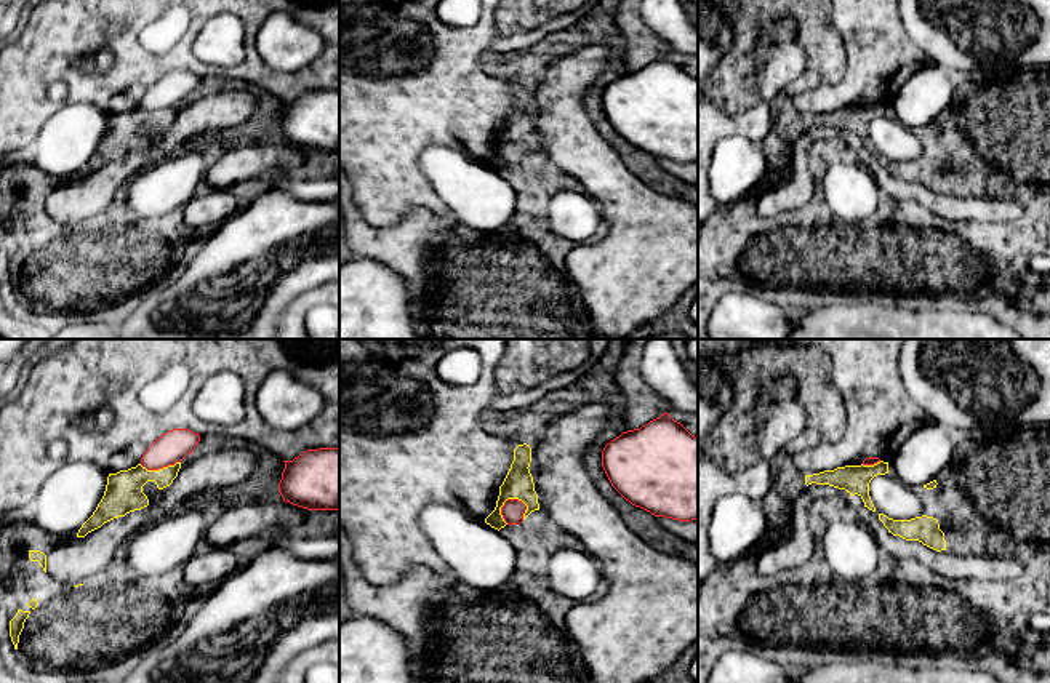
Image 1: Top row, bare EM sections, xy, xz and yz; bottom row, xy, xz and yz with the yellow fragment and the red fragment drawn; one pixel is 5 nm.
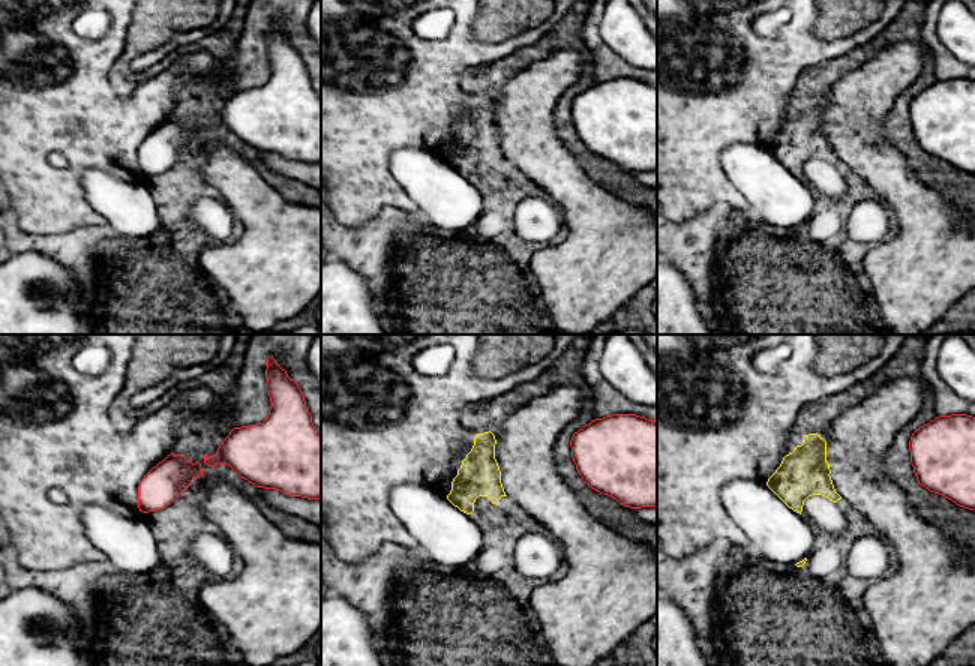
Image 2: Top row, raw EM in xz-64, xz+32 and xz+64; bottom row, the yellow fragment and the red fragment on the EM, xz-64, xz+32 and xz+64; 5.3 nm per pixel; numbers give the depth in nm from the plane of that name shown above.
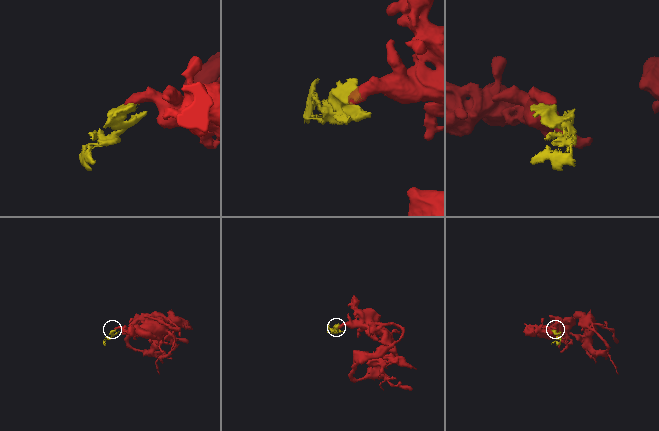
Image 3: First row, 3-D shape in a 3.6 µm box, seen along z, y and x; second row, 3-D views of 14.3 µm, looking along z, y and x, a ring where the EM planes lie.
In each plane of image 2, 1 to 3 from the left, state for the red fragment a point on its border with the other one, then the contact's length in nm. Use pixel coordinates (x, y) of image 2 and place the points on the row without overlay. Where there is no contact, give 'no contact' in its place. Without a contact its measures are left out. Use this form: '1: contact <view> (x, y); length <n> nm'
1: no contact
2: no contact
3: no contact

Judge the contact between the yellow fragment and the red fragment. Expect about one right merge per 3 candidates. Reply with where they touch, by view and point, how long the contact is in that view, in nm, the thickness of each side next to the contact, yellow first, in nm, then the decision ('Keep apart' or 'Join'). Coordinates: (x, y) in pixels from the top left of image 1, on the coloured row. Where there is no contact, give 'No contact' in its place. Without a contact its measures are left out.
Touches yellow at xz (503, 504). Shared border 150 nm. Thickness 140 nm (yellow) against 120 nm. Keep apart

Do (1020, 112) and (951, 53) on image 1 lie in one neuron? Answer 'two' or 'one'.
two

